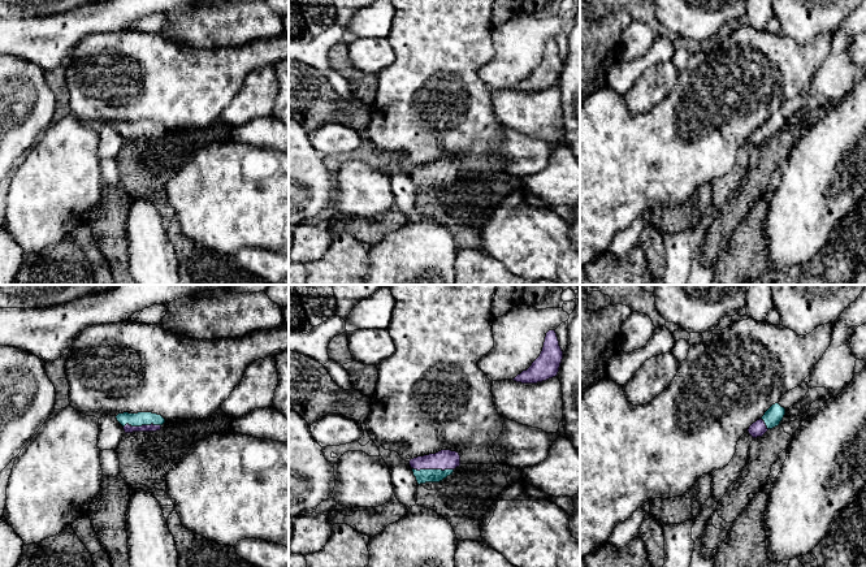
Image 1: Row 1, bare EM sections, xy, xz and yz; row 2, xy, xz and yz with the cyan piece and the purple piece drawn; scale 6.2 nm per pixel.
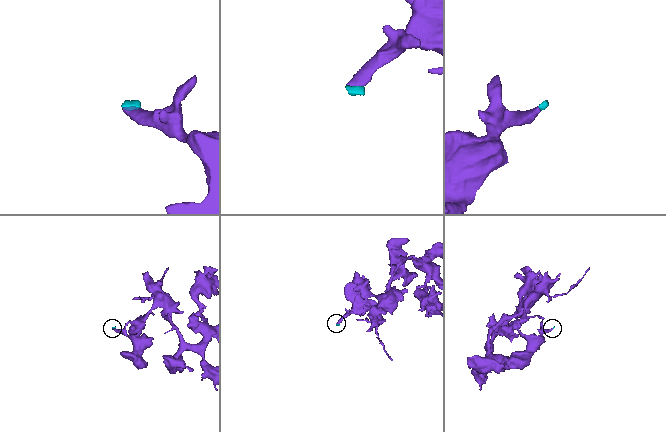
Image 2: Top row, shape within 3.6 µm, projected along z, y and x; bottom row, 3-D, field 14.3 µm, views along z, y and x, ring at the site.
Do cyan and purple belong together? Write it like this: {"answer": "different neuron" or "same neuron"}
{"answer": "same neuron"}

